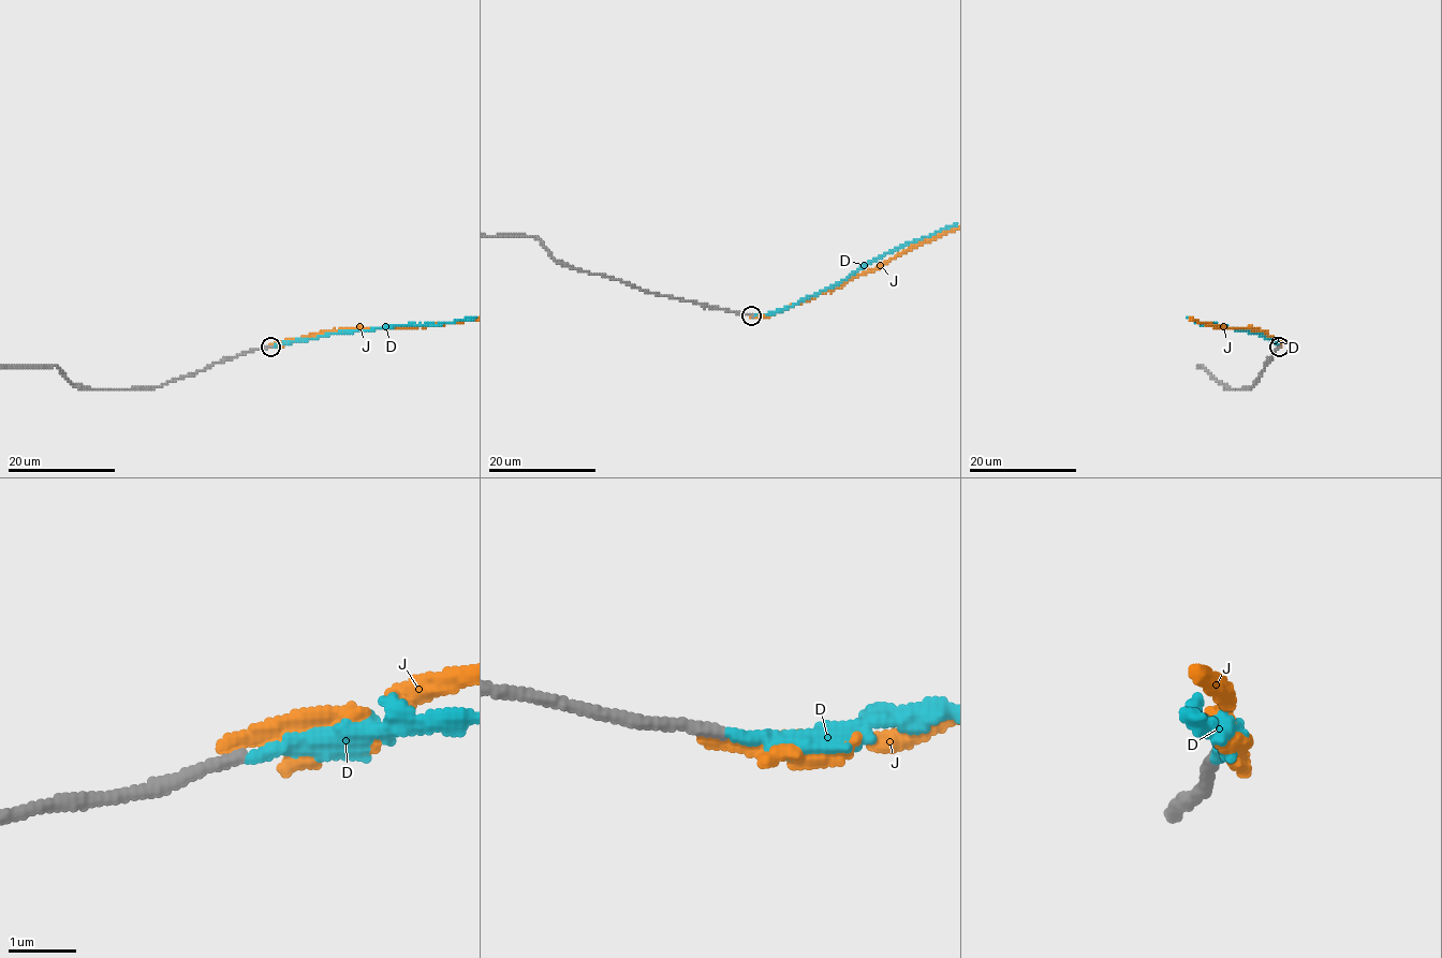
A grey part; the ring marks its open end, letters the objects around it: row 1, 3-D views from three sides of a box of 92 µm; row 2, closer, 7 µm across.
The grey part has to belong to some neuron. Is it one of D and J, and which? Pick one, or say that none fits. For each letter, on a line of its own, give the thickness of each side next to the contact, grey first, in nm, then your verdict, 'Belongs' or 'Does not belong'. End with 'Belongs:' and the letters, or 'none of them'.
D: Thickness 180 nm (grey) against 190 nm. Belongs
J: Thickness 190 nm (grey) against 280 nm. Does not belong
Belongs: D

